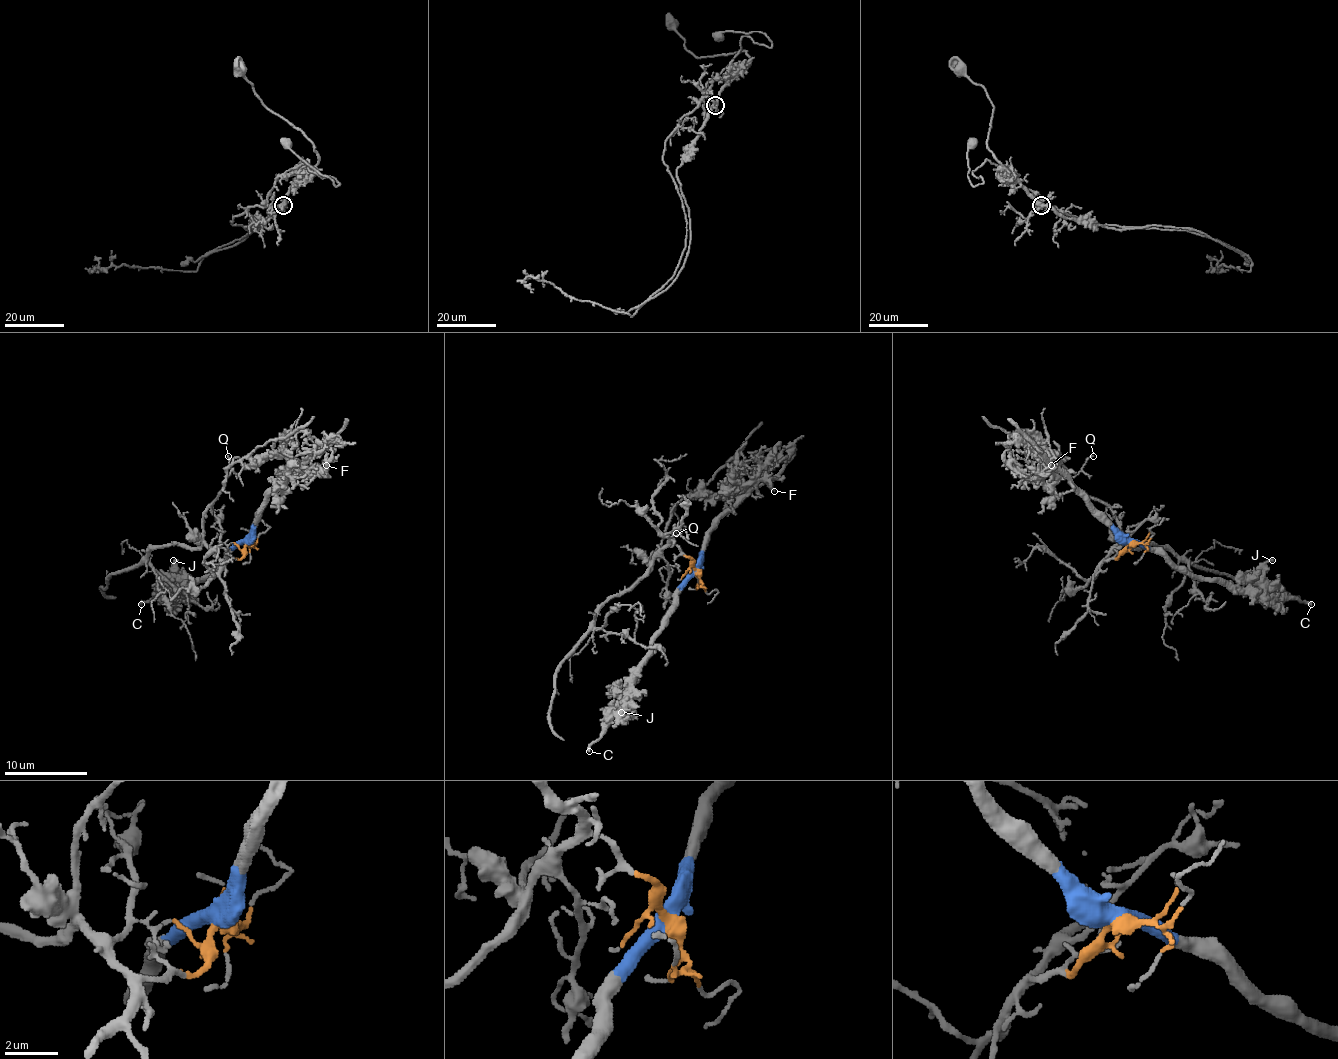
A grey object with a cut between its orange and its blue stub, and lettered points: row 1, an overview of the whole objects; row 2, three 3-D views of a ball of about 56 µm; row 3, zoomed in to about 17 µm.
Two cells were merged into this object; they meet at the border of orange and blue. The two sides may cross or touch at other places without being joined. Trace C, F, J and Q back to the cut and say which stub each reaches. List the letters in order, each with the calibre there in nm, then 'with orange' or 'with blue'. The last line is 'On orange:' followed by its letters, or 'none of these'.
C: 280 nm thick; with blue
F: 120 nm thick; with blue
J: 240 nm thick; with blue
Q: 110 nm thick; with orange
On orange: Q

